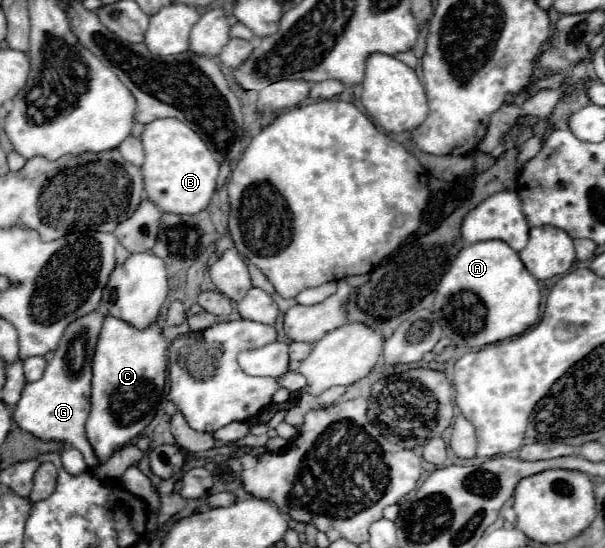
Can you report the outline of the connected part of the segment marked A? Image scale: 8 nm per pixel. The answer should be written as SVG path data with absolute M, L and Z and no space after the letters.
M487 240L461 248L435 290L435 318L443 334L457 346L481 348L519 336L539 320L539 282L527 272L519 254L503 240Z

